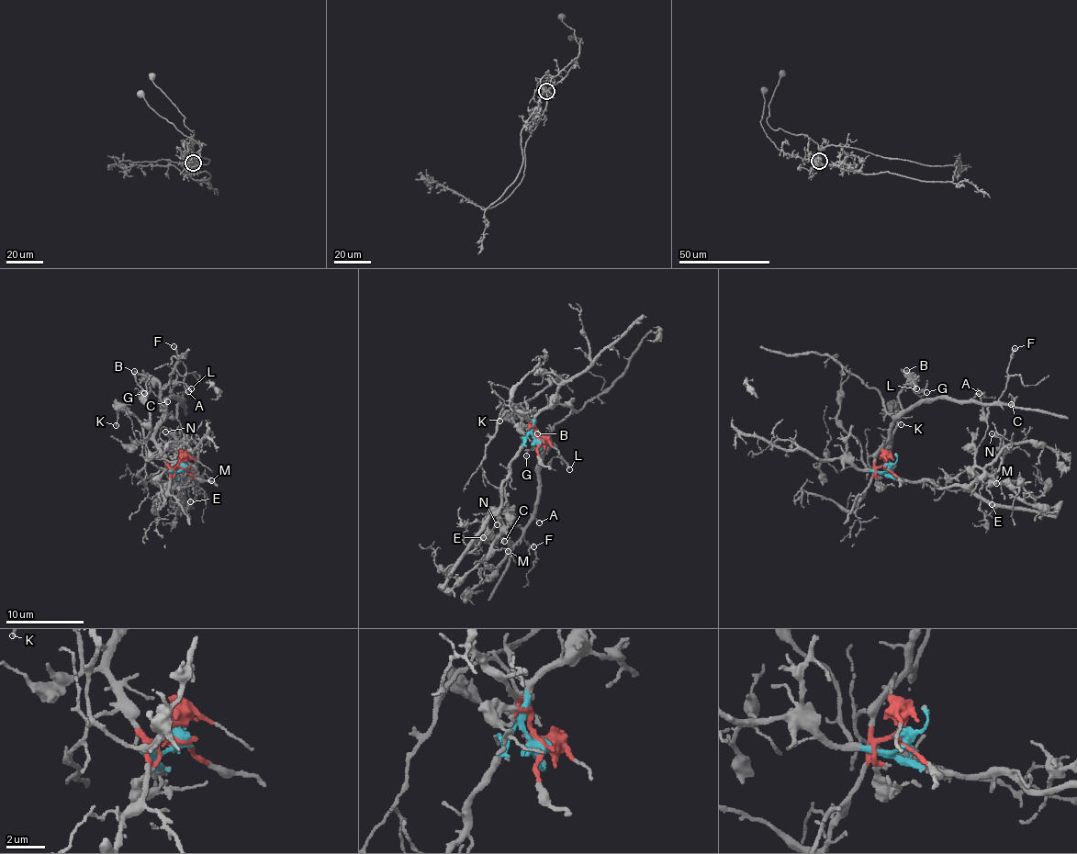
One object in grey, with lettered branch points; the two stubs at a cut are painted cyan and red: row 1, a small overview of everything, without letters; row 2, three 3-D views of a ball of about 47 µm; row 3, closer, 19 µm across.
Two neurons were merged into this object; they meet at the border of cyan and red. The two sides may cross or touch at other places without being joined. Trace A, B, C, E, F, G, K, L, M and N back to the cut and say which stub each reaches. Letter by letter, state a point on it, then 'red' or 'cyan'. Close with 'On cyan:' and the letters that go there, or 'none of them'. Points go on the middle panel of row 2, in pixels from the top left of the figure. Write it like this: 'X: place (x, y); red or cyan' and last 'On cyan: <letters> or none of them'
A: place (539, 522); red
B: place (537, 433); red
C: place (504, 541); red
E: place (483, 537); cyan
F: place (533, 546); red
G: place (526, 455); red
K: place (499, 421); red
L: place (569, 469); red
M: place (508, 551); cyan
N: place (497, 524); cyan
On cyan: E, M, N

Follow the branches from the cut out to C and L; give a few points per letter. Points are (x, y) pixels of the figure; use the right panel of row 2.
C: (885, 467), (874, 465), (889, 430), (923, 402), (937, 398), (1008, 404), (1014, 400), (1010, 397), (1011, 404)
L: (885, 467), (874, 465), (880, 445), (889, 437), (889, 427), (900, 410), (899, 392), (913, 383), (915, 389)

